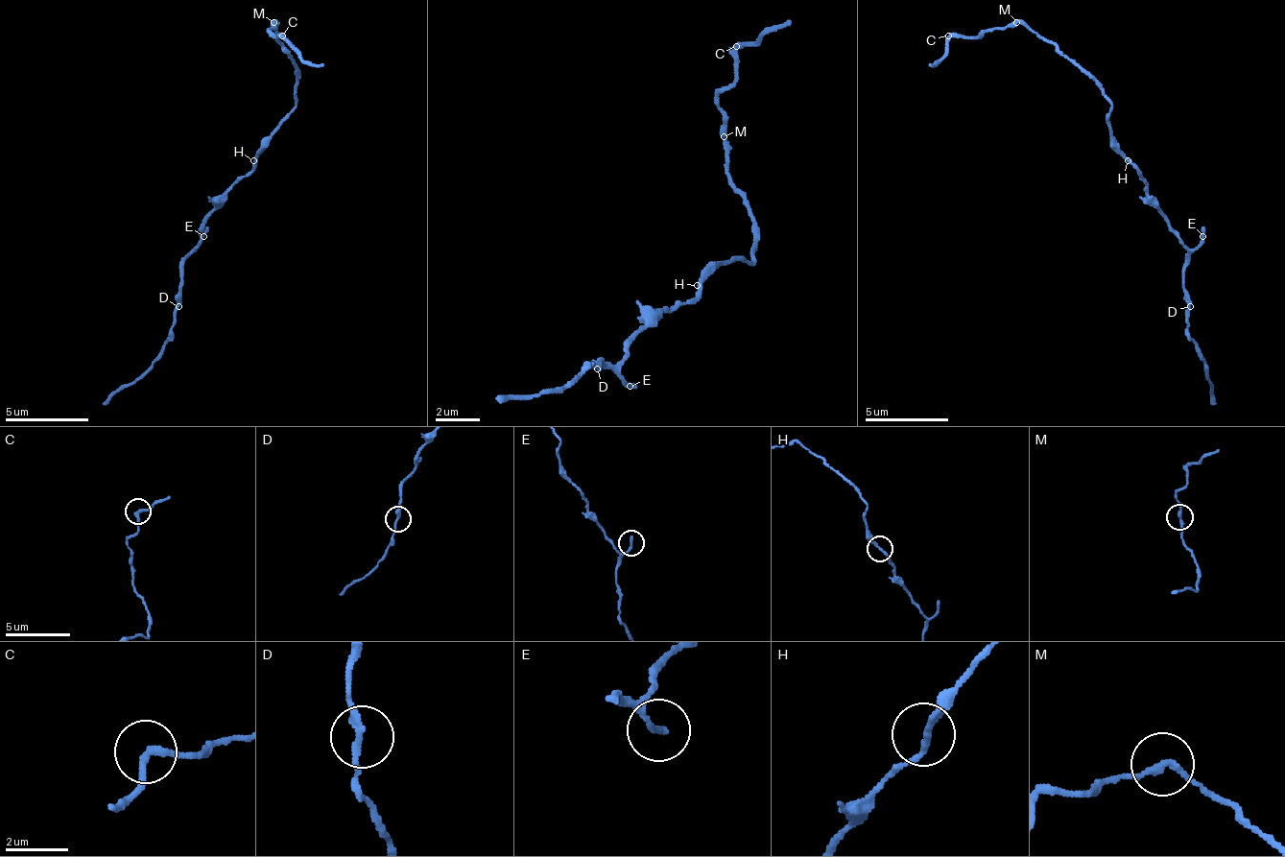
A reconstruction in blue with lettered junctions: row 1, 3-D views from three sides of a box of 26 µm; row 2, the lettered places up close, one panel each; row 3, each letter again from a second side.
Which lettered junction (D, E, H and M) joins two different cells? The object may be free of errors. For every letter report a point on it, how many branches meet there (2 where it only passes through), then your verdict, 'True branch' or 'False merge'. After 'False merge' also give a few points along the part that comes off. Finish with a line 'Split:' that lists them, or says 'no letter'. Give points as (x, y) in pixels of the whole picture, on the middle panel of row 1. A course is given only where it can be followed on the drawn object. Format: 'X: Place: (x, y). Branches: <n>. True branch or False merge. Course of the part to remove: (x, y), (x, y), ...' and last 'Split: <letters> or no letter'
D: Place: (597, 368). Branches: 2. True branch
E: Place: (630, 386). Branches: 1. True branch
H: Place: (697, 285). Branches: 2. True branch
M: Place: (724, 136). Branches: 2. False merge. Course of the part to remove: (725, 135), (719, 96), (736, 80), (736, 52), (764, 30), (792, 18)
Split: M

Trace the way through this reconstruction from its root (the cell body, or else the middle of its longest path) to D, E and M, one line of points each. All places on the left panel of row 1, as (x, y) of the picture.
D: (257, 156), (253, 169), (232, 185), (228, 198), (207, 219), (203, 240), (186, 256), (178, 306)
E: (257, 156), (253, 169), (232, 185), (228, 198), (207, 219), (203, 227), (203, 240), (195, 249), (203, 236)
M: (257, 156), (266, 148), (274, 127), (295, 107), (295, 60), (274, 39), (274, 23)

